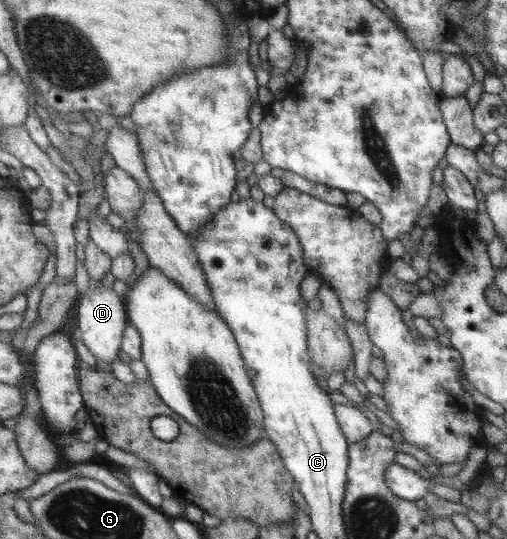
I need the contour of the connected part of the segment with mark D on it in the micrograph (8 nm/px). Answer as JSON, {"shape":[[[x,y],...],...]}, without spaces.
{"shape":[[[90,284],[87,291],[78,295],[77,327],[81,341],[95,359],[111,363],[117,358],[128,319],[123,297],[116,295],[112,289],[98,287],[98,284]]]}

